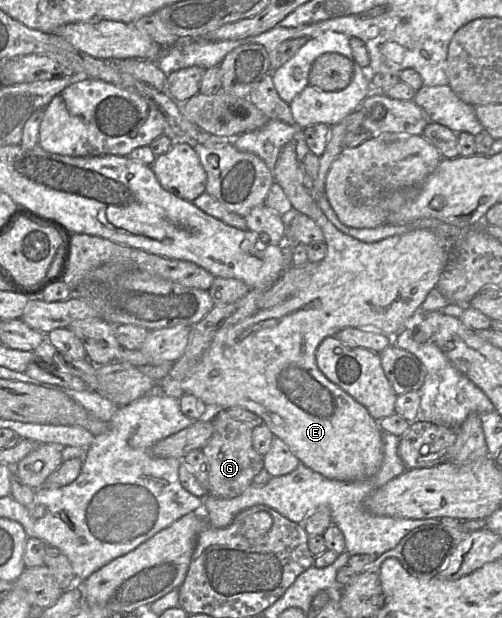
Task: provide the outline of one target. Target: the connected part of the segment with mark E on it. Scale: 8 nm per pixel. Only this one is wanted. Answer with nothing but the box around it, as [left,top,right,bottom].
[182,141,449,482]

